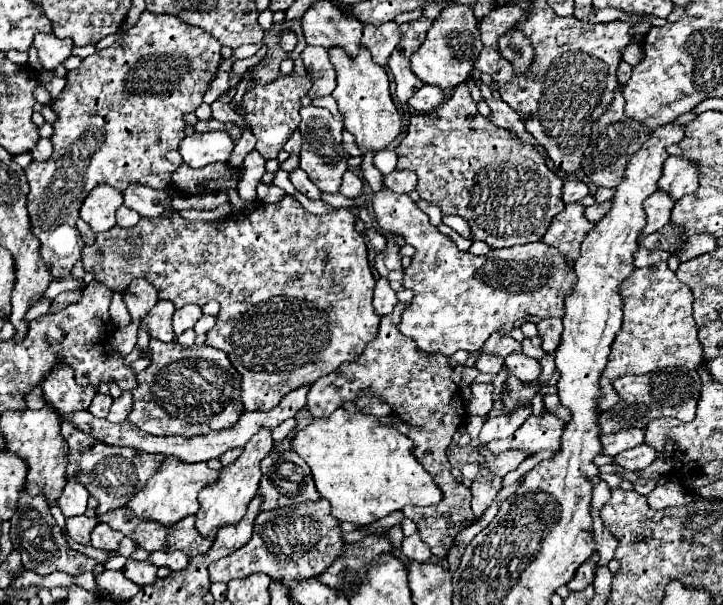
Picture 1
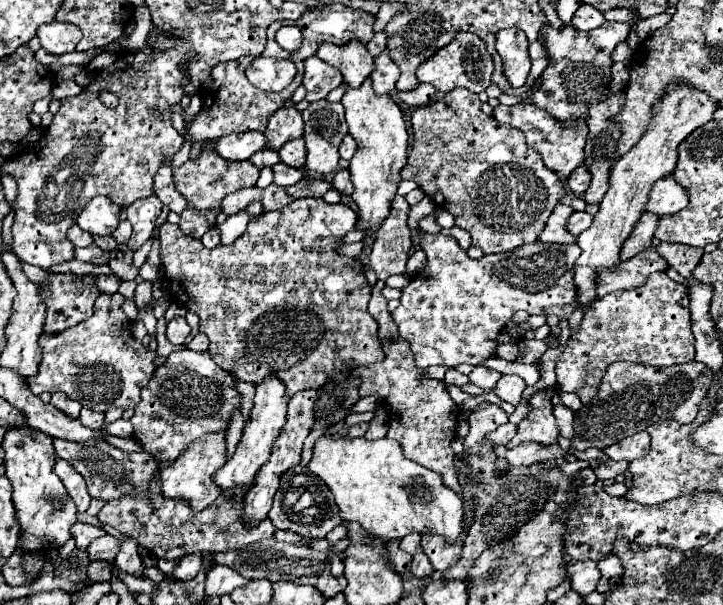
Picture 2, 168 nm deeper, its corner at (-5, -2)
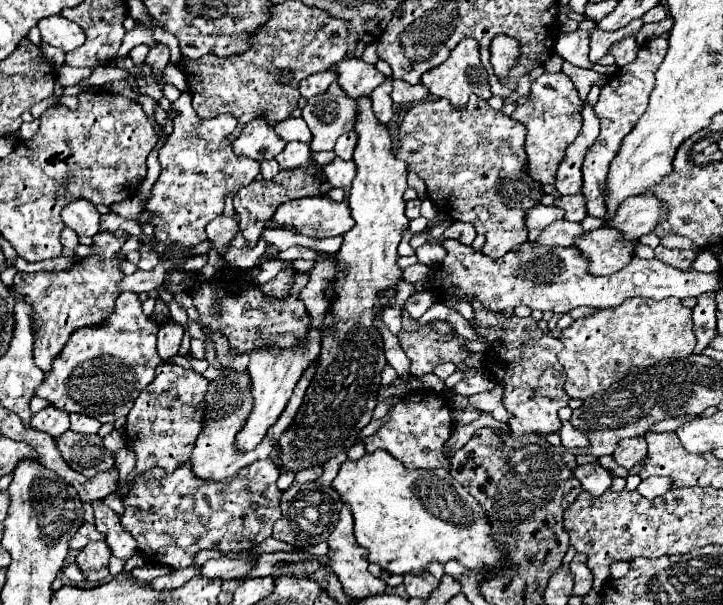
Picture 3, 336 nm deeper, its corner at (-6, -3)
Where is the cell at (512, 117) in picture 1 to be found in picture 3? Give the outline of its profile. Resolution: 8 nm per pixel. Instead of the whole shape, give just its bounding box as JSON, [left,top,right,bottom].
[511,72,583,184]

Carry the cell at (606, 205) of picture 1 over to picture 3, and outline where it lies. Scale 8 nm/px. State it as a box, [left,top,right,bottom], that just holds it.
[537,220,587,246]

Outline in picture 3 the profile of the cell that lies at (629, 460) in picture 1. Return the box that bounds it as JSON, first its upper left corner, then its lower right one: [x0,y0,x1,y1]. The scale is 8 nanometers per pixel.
[573,464,613,496]

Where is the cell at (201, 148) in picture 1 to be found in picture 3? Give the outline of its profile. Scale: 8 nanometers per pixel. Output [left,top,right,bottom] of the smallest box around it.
[233,118,285,162]

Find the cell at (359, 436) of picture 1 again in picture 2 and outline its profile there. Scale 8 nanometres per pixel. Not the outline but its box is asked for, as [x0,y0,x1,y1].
[308,437,466,543]

